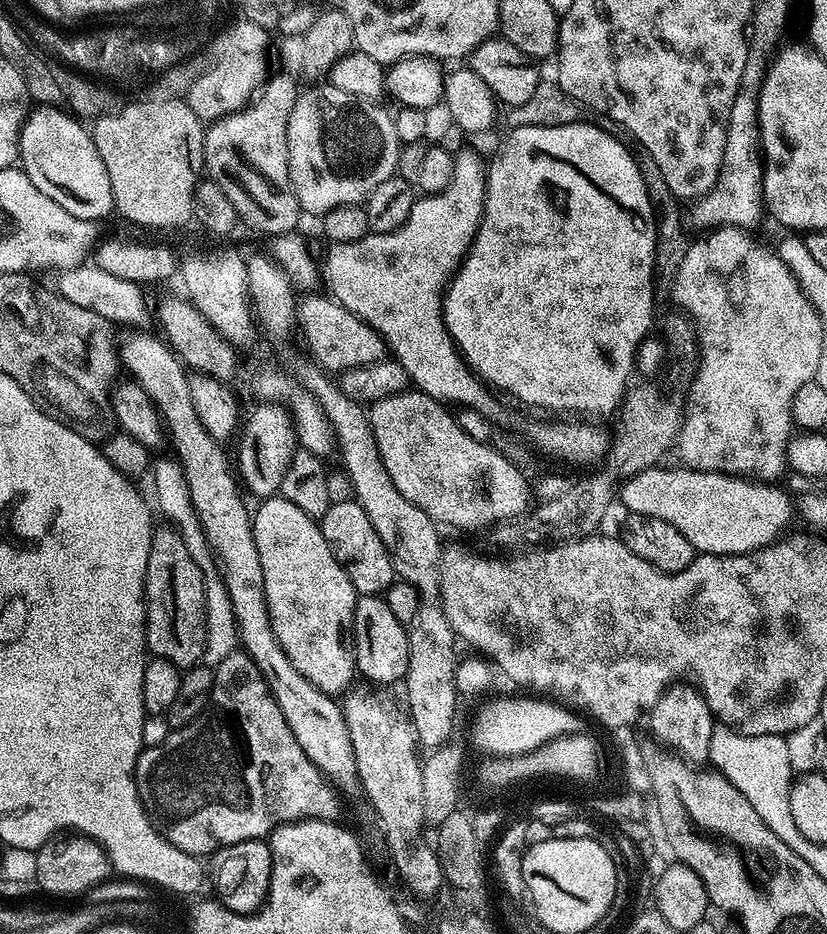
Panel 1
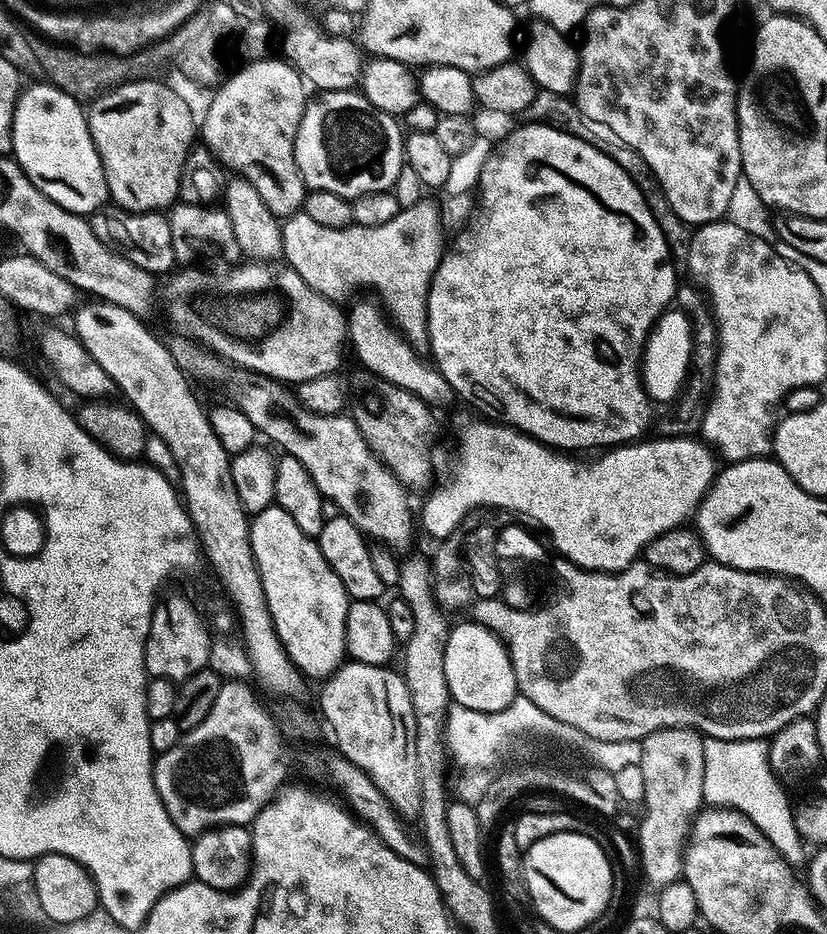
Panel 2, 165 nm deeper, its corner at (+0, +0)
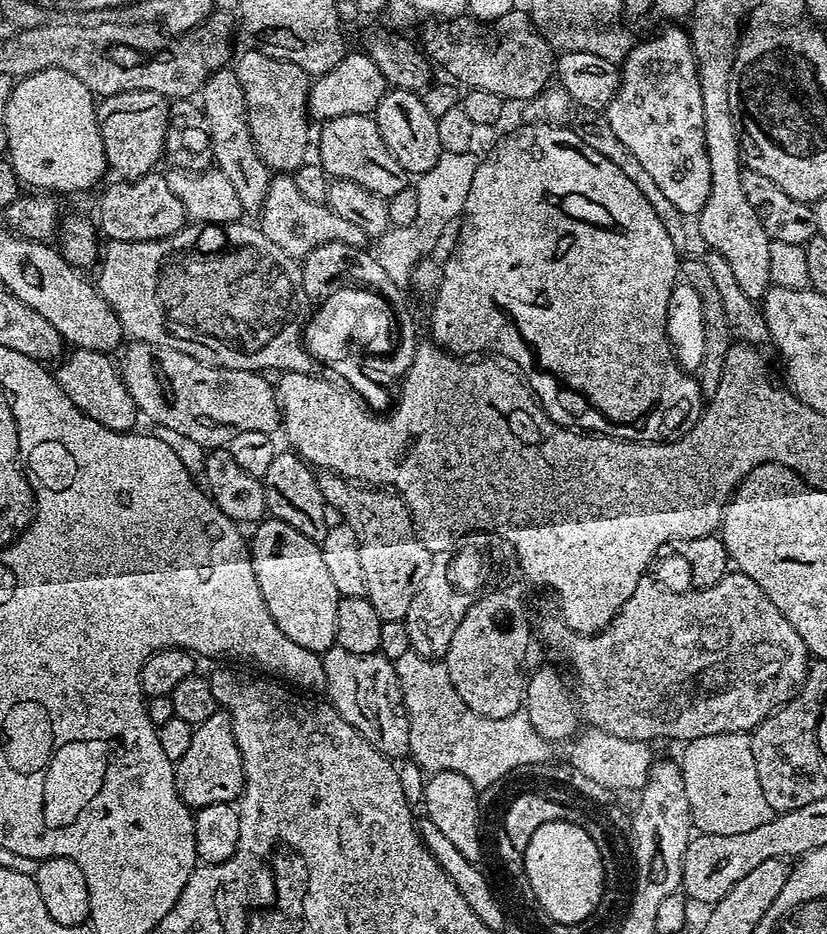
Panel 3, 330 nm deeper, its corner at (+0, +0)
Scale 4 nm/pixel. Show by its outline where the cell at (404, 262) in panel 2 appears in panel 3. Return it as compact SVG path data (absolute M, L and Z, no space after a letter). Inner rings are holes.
M276 174L271 177L260 218L260 231L266 234L266 238L270 238L270 242L274 242L274 246L278 246L278 250L293 258L308 256L315 248L323 249L332 242L359 248L366 240L364 232L354 226L354 222L342 218L342 214L338 214L327 204L307 200L298 191L295 179L288 174Z

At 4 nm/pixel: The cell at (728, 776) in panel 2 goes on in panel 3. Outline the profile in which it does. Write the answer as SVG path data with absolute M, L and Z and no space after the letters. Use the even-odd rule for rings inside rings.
M731 732L706 735L685 745L680 765L693 827L697 831L705 835L742 834L772 819L774 813L760 787L750 739L747 733Z

